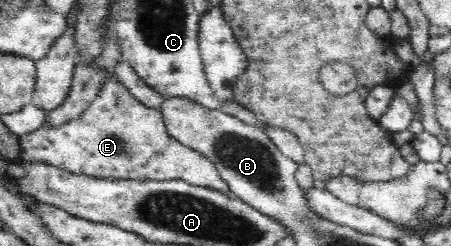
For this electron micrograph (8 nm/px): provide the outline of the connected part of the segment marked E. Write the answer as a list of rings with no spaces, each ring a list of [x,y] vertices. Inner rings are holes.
[[[109,73],[95,99],[91,105],[81,114],[80,118],[63,124],[61,127],[51,128],[45,125],[31,133],[19,136],[22,147],[23,162],[31,165],[34,162],[43,162],[65,168],[73,174],[84,174],[102,179],[119,179],[127,181],[169,181],[173,179],[183,179],[195,187],[207,187],[230,199],[237,199],[231,192],[231,188],[217,168],[207,157],[199,151],[191,149],[177,139],[171,137],[167,131],[160,108],[152,108],[143,105],[130,91],[123,85],[119,78],[113,73]]]

